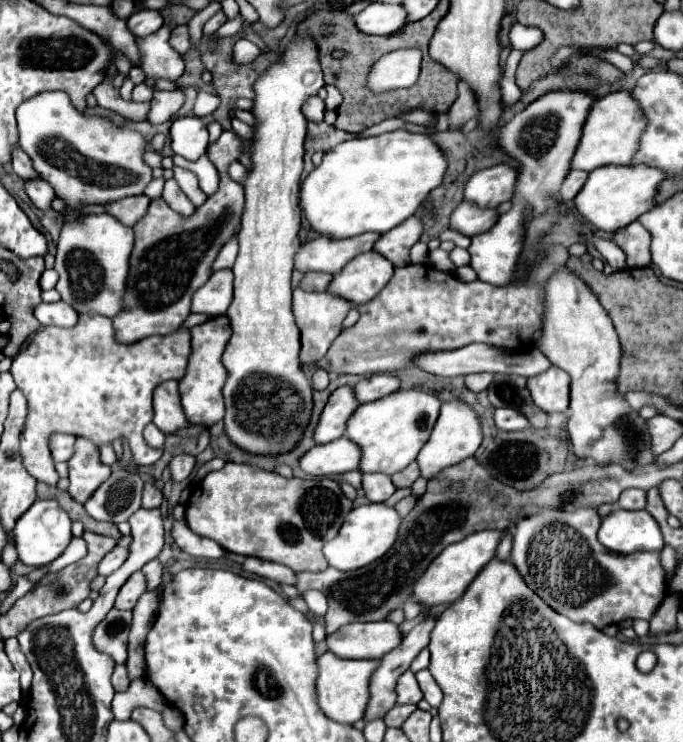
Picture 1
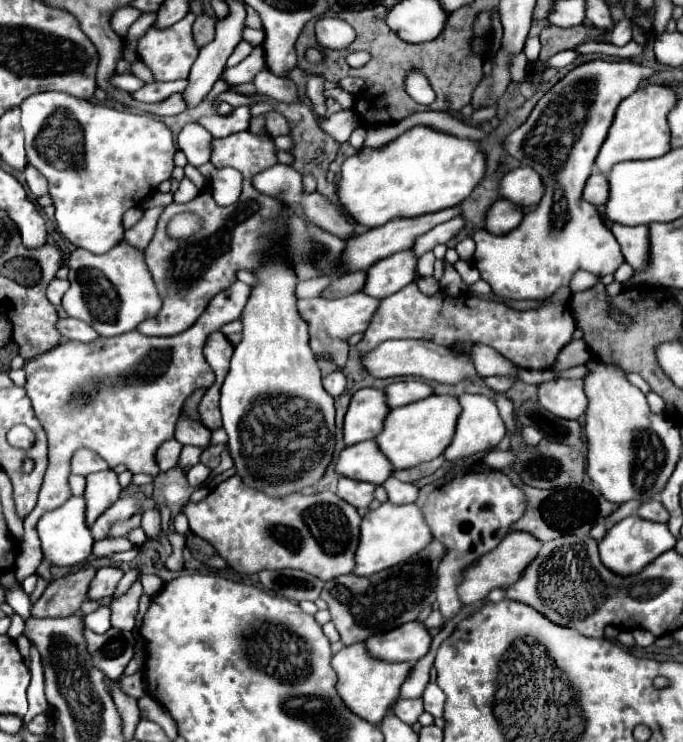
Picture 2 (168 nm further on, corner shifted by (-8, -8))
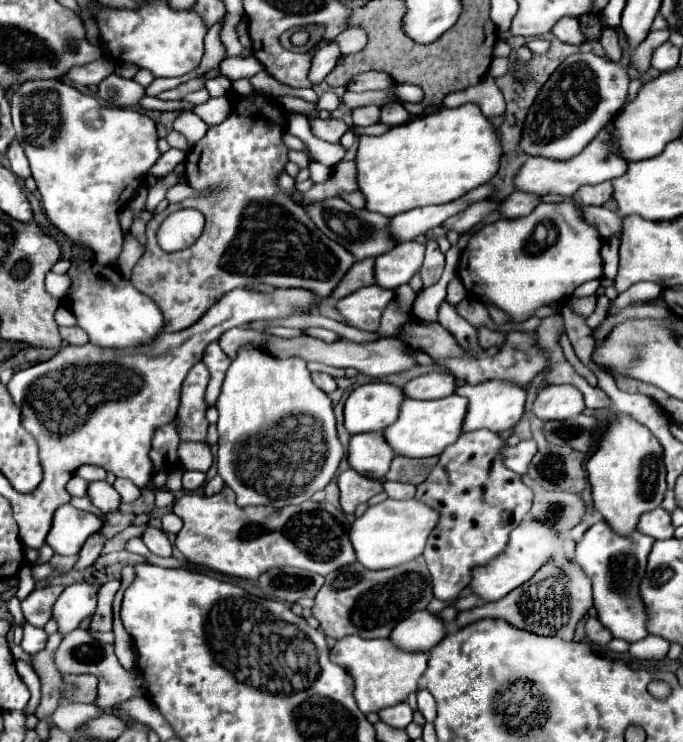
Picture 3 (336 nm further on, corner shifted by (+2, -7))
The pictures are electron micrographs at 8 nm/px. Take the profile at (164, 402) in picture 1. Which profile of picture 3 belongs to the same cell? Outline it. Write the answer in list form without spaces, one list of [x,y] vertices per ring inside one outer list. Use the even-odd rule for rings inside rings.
[[[180,442],[178,456],[180,456],[180,462],[186,470],[208,472],[208,468],[212,464],[210,446],[204,442]]]

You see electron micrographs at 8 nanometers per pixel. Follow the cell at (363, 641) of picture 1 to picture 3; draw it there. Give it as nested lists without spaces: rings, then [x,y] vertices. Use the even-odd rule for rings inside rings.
[[[418,610],[392,630],[390,640],[404,652],[430,652],[444,634],[446,626],[436,618],[436,614]]]

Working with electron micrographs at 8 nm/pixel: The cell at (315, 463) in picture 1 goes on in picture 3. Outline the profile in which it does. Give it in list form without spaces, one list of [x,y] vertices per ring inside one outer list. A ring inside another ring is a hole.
[[[358,434],[348,444],[348,464],[366,478],[380,480],[386,476],[394,454],[382,434]]]

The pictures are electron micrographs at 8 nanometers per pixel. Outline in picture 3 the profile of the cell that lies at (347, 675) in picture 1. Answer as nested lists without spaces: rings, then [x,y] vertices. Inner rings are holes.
[[[356,636],[342,638],[330,650],[330,660],[352,676],[354,690],[352,696],[360,708],[360,712],[370,714],[382,708],[404,702],[410,692],[418,690],[418,680],[426,670],[428,654],[410,654],[402,652],[388,640],[364,640]]]

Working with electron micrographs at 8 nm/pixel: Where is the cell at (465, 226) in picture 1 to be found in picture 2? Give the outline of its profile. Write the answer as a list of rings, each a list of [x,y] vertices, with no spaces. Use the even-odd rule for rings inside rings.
[[[498,199],[494,207],[490,207],[486,213],[486,229],[494,235],[506,235],[514,227],[518,227],[522,215],[522,207],[514,207],[514,203],[506,199]]]

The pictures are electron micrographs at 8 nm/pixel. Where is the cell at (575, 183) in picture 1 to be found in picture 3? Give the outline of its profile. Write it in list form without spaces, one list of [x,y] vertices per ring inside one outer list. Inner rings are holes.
[[[610,182],[588,184],[576,192],[576,200],[580,200],[586,206],[602,206],[610,198],[612,198],[612,184]]]

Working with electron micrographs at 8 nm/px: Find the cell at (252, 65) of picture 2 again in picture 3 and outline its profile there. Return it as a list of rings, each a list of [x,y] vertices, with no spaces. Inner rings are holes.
[[[218,74],[218,76],[214,76],[214,78],[210,78],[210,80],[206,80],[206,90],[212,94],[212,96],[224,96],[224,94],[228,94],[230,92],[230,80],[224,76],[224,74]]]

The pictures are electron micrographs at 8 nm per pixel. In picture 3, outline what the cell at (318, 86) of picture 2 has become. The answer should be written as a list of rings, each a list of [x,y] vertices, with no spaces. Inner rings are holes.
[[[330,42],[328,46],[324,46],[322,50],[318,50],[312,58],[312,66],[310,66],[310,72],[308,72],[308,80],[312,84],[320,84],[326,74],[330,72],[330,68],[336,66],[336,60],[340,58],[340,48],[336,42]]]

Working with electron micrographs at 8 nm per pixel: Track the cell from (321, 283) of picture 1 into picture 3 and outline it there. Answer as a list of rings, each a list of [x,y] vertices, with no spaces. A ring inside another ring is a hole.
[[[364,258],[352,264],[350,272],[344,274],[344,278],[340,280],[340,284],[334,288],[332,298],[340,300],[352,292],[356,292],[358,288],[370,286],[374,284],[374,258]]]

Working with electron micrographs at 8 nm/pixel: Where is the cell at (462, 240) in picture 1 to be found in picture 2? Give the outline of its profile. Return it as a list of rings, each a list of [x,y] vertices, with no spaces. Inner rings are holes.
[[[468,236],[456,245],[455,250],[460,259],[470,261],[475,252],[475,248],[476,245],[474,240],[471,236]]]

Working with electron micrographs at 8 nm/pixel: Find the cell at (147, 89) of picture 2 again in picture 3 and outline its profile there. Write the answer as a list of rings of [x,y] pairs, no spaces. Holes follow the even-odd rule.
[[[110,74],[100,82],[98,96],[114,106],[136,106],[146,96],[146,88],[134,80]]]

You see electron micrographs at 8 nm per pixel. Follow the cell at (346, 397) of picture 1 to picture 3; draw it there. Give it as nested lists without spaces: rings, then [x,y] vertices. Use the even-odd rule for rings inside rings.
[[[384,382],[362,384],[346,400],[344,428],[348,434],[382,432],[396,420],[400,402],[404,402],[404,394],[398,386]]]

